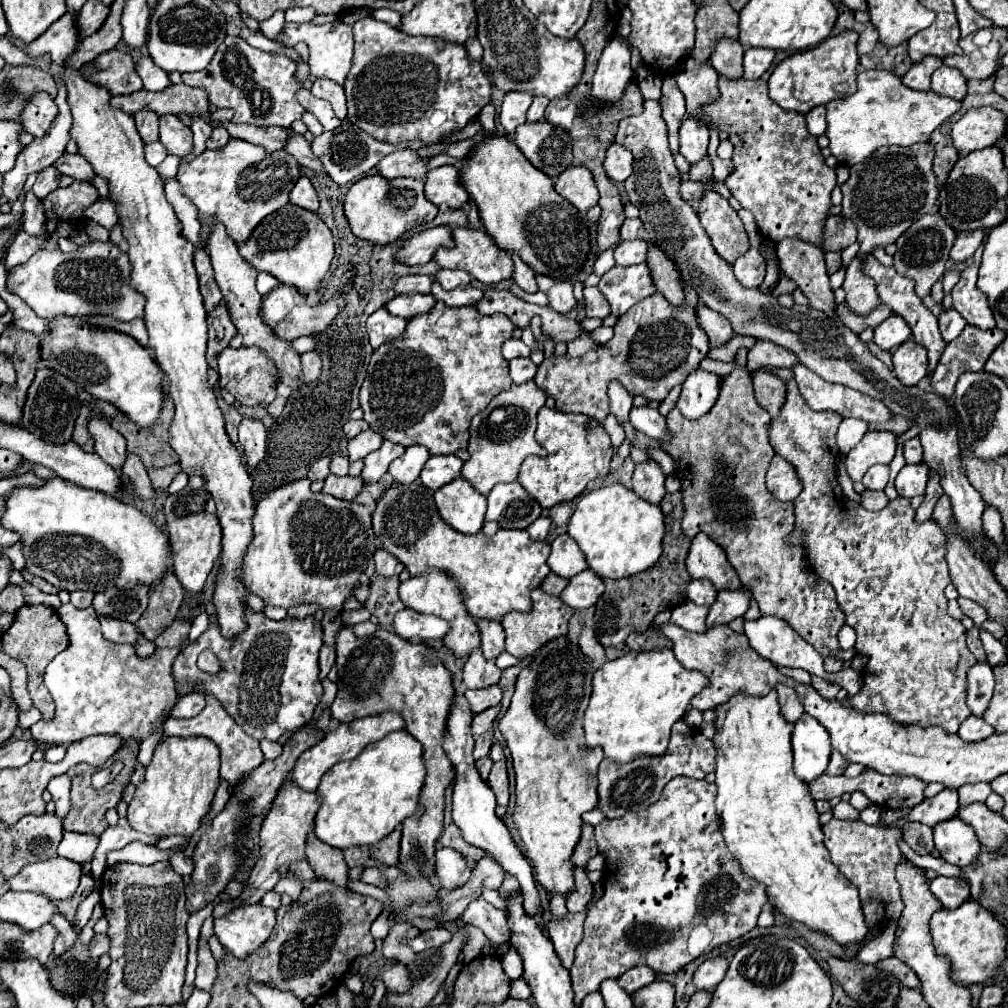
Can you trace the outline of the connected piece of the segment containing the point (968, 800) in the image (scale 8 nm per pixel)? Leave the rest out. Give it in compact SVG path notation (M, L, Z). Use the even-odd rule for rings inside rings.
M988 782L978 784L964 784L958 790L960 804L972 804L972 802L986 802L986 798L992 794L992 788Z

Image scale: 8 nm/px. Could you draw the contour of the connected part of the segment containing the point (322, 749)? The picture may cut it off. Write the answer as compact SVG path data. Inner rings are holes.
M384 712L382 716L368 716L368 718L360 718L360 720L354 720L350 724L340 724L338 730L334 732L328 732L318 744L314 744L312 748L308 748L298 760L296 760L296 766L290 774L292 782L306 790L306 792L314 792L318 788L318 782L322 778L322 774L326 770L330 770L334 764L338 762L344 762L344 760L352 760L356 758L368 744L376 742L376 740L382 740L386 734L394 732L394 730L402 730L404 728L404 720L400 718L400 714L394 714L394 712Z

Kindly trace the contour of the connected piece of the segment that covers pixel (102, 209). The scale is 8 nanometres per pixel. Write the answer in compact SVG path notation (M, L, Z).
M104 200L104 202L94 202L92 206L88 206L82 216L86 220L94 220L98 222L100 226L104 226L106 230L112 230L112 226L118 222L118 214L116 214L116 208L112 202Z

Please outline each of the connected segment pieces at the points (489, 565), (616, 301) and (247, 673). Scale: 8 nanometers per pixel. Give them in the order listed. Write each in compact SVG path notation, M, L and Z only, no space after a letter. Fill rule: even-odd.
M420 480L412 484L400 484L390 486L384 490L384 494L376 500L376 508L372 512L372 528L376 538L380 540L380 548L388 554L392 554L396 560L404 564L404 568L410 572L410 576L422 574L426 568L436 568L446 572L452 582L458 586L462 602L468 610L468 614L476 620L500 620L506 612L512 610L530 610L530 592L540 586L542 578L550 572L546 560L550 556L550 544L548 542L532 542L526 530L498 530L494 536L478 534L462 534L456 532L452 526L448 526L434 504L434 492L426 488Z
M646 262L628 267L614 266L602 276L598 288L606 296L614 316L624 314L630 306L656 292Z
M250 608L244 618L248 630L232 640L224 638L216 622L212 622L206 634L196 640L196 646L188 646L188 650L182 650L176 656L172 676L180 696L192 692L190 682L200 680L248 736L278 742L280 736L310 722L316 702L320 700L322 686L318 678L318 652L322 648L322 626L312 616L306 620L286 616L286 620L274 622ZM202 650L212 650L222 662L218 674L208 674L198 668L196 658Z

